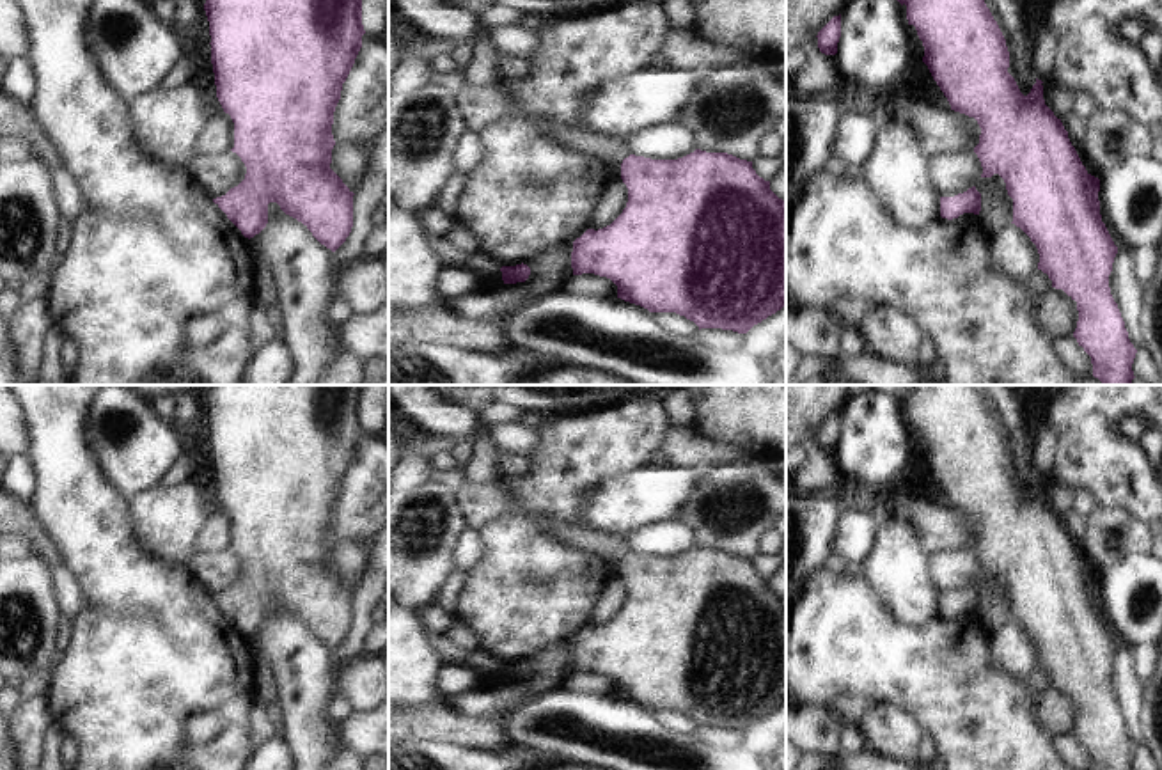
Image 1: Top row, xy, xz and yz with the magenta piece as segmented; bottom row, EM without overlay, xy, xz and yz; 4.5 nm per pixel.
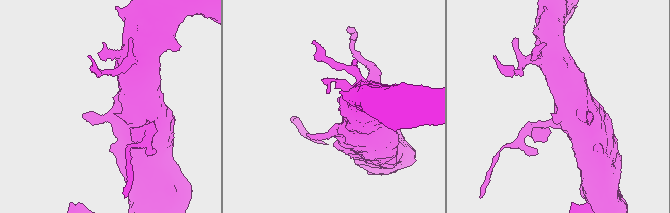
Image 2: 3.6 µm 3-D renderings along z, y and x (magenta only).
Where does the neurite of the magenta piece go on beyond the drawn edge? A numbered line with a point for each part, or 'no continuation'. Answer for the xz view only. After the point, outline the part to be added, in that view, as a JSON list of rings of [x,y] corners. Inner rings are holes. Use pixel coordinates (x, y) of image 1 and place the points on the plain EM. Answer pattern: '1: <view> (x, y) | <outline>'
1: xz (609, 545) | [[[545,520],[543,527],[545,527],[546,532],[554,534],[566,546],[573,546],[577,550],[587,550],[591,554],[598,554],[598,555],[608,559],[614,566],[614,575],[623,580],[621,561],[623,561],[624,555],[630,554],[630,548],[624,545],[623,536],[614,534],[614,532],[603,532],[603,530],[591,529],[591,527],[585,527],[585,525],[575,525],[575,523],[569,523],[569,522],[555,522],[555,520]],[[624,582],[624,587],[628,589],[626,582]]]

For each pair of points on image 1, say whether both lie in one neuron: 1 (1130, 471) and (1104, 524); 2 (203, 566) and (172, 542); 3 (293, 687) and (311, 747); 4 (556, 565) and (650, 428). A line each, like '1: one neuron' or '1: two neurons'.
1: two neurons
2: two neurons
3: one neuron
4: one neuron

